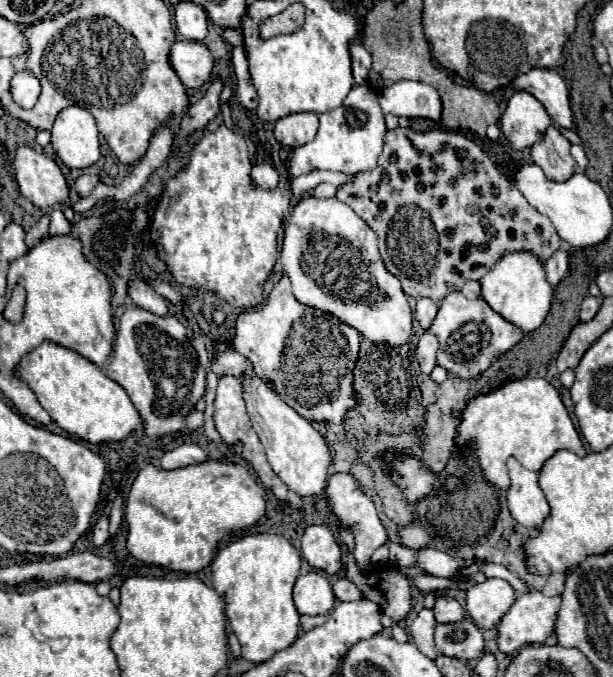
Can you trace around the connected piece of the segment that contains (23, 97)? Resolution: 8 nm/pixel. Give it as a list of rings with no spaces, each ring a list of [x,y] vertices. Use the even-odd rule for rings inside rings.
[[[30,72],[24,74],[24,80],[26,80],[26,86],[24,90],[10,90],[12,94],[12,100],[22,106],[22,108],[32,108],[40,96],[40,82],[36,80],[36,76],[32,76]]]

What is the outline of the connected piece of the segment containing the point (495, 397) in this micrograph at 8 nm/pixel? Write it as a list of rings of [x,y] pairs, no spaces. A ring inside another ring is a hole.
[[[544,378],[510,380],[490,394],[472,398],[466,408],[456,414],[456,418],[460,420],[458,442],[462,452],[476,454],[484,476],[504,490],[508,488],[508,456],[514,456],[524,468],[540,470],[556,450],[570,450],[578,456],[586,454],[556,388]],[[470,444],[474,450],[470,450]]]

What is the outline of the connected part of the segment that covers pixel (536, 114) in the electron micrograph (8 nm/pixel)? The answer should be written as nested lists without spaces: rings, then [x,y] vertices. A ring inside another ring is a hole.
[[[516,92],[500,118],[500,130],[514,150],[524,150],[540,142],[550,126],[546,108],[528,92]]]

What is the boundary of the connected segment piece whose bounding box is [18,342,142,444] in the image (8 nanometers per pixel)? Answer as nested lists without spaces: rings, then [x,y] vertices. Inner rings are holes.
[[[52,342],[40,344],[34,348],[34,354],[22,358],[18,376],[28,382],[38,402],[52,416],[52,420],[64,432],[84,442],[120,442],[142,426],[142,416],[134,408],[124,388],[118,382],[110,380],[90,360],[68,348]]]

